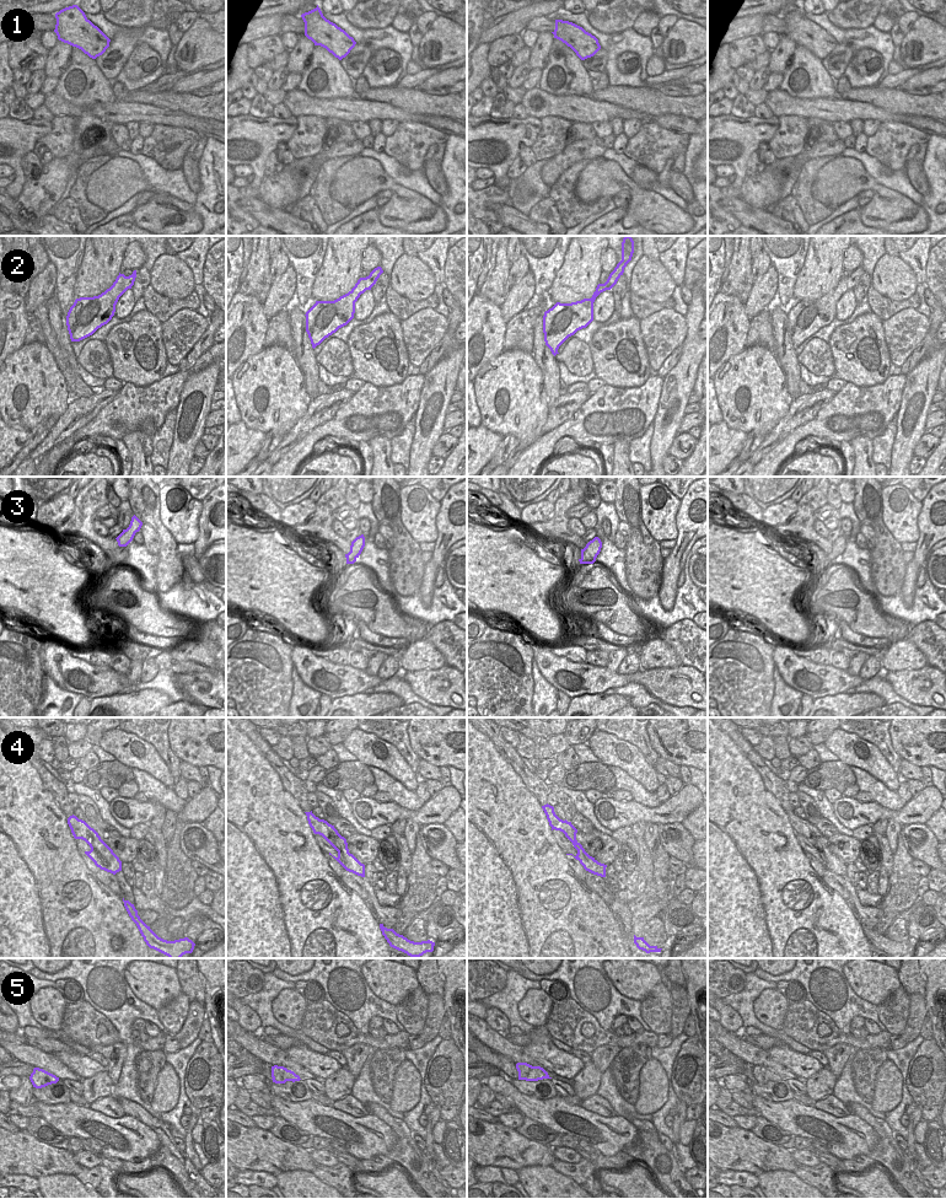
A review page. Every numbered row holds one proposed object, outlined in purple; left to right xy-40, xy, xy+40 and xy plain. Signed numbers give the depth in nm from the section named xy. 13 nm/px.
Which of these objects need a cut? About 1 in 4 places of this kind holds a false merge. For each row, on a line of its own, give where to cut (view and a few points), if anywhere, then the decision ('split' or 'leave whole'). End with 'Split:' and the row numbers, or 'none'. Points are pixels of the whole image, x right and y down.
1: cut none; leave whole
2: cut none; leave whole
3: cut none; leave whole
4: cut xy (323, 835), (331, 843); split
5: cut none; leave whole
Split: 4

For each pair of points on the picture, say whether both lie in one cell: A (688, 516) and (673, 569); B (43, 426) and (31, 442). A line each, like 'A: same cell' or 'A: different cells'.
A: same cell
B: same cell

